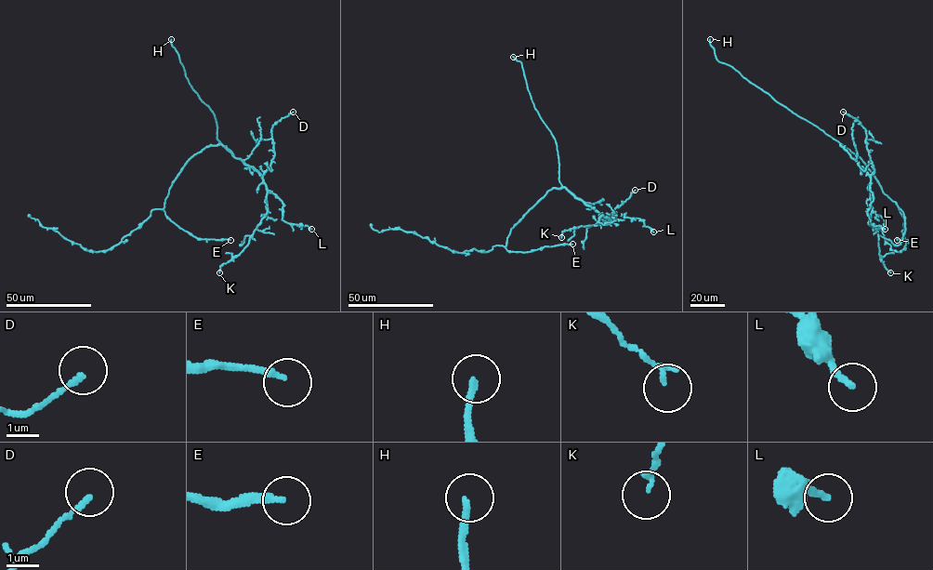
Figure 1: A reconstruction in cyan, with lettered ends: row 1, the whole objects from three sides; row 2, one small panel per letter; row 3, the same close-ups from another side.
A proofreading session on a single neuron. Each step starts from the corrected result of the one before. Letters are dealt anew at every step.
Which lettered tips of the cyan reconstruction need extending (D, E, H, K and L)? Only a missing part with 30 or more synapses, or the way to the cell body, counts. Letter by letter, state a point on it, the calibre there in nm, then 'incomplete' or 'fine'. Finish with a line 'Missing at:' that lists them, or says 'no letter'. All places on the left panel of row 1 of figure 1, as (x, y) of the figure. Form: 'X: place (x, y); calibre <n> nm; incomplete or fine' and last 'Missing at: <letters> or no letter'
D: place (293, 112); calibre 140 nm; fine
E: place (230, 240); calibre 200 nm; incomplete
H: place (171, 39); calibre 200 nm; incomplete
K: place (219, 272); calibre 140 nm; fine
L: place (311, 229); calibre 200 nm; fine
Missing at: E, H

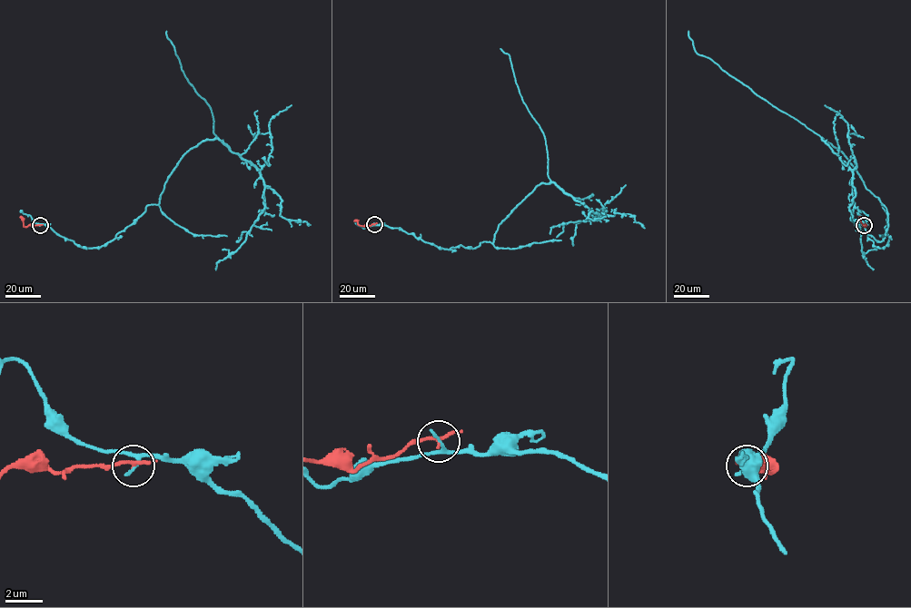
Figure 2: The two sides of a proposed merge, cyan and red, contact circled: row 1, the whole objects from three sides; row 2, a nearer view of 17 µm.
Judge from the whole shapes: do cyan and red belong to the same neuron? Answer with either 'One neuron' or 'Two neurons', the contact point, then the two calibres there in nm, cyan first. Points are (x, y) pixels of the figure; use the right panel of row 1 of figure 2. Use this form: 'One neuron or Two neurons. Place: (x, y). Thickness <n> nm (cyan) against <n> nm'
Two neurons. Place: (864, 225). Thickness 160 nm (cyan) against 170 nm

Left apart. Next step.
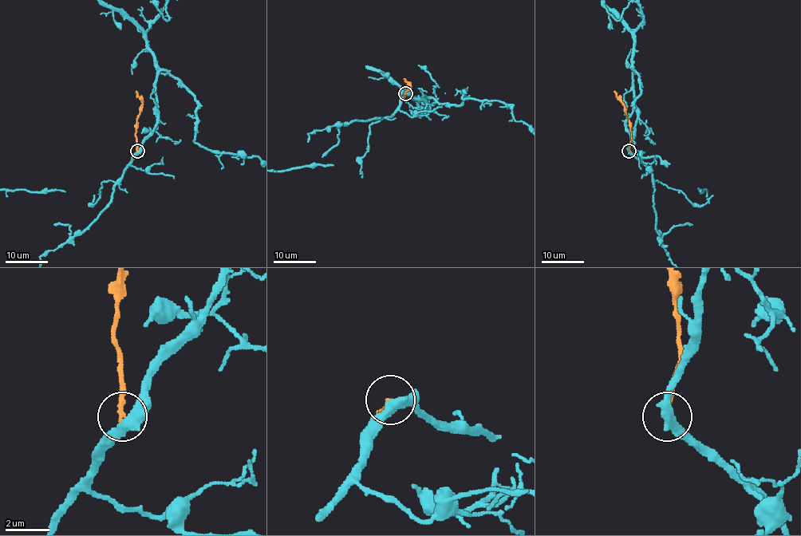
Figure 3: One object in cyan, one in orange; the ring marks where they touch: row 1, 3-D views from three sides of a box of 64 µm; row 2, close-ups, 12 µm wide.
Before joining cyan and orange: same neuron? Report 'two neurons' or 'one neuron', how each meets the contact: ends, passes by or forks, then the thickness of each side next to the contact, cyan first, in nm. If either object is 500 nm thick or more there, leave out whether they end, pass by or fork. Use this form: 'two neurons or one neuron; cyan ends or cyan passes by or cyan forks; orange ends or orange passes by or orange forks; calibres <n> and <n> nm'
two neurons; cyan passes by; orange ends; calibres 440 and 200 nm

